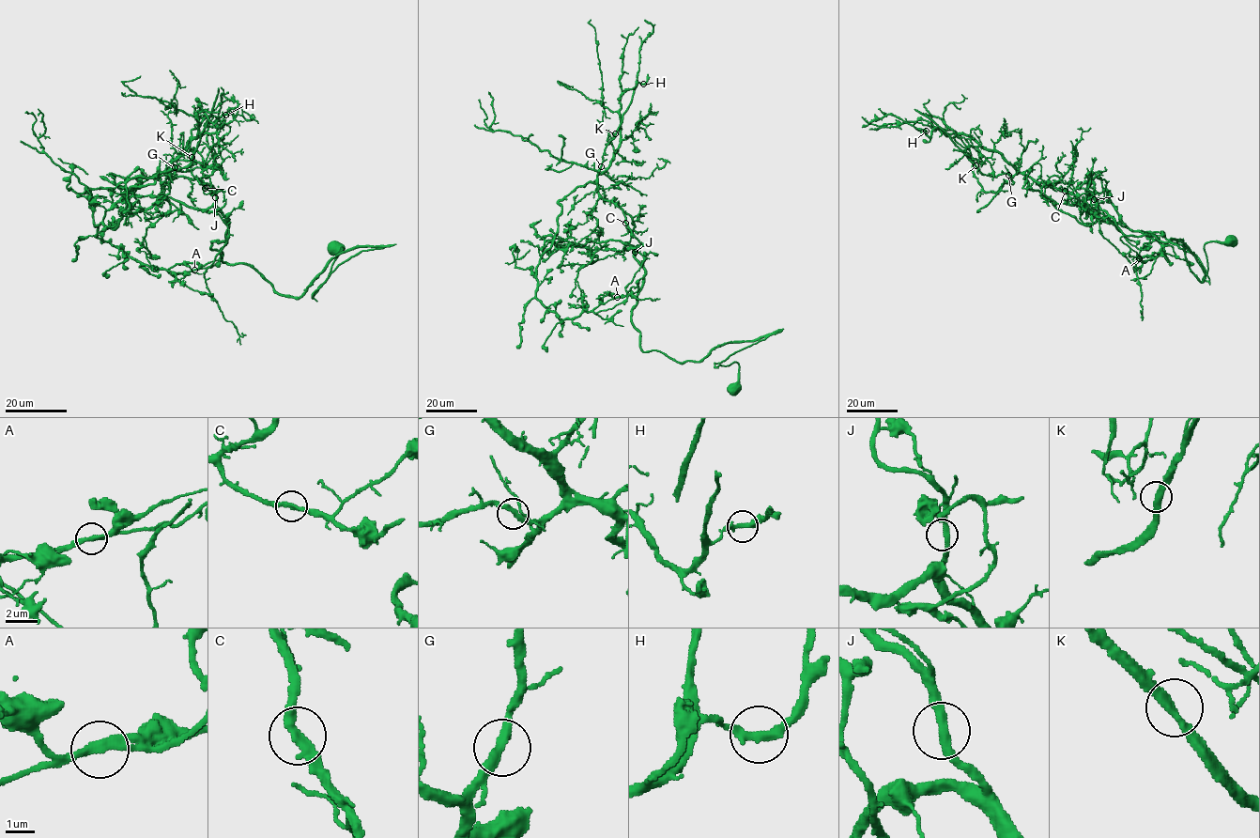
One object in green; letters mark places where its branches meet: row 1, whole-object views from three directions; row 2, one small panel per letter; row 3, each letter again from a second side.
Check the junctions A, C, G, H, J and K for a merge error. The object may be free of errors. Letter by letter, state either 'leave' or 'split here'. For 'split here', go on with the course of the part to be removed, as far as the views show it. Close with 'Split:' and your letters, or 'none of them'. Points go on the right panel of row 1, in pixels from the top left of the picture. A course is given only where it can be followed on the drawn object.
A: split here | (1139, 258), (1121, 237), (1154, 235), (1193, 253), (1203, 281), (1182, 240), (1206, 281), (1205, 245), (1236, 240)
C: leave
G: leave
H: leave
J: leave
K: leave
Split: A

